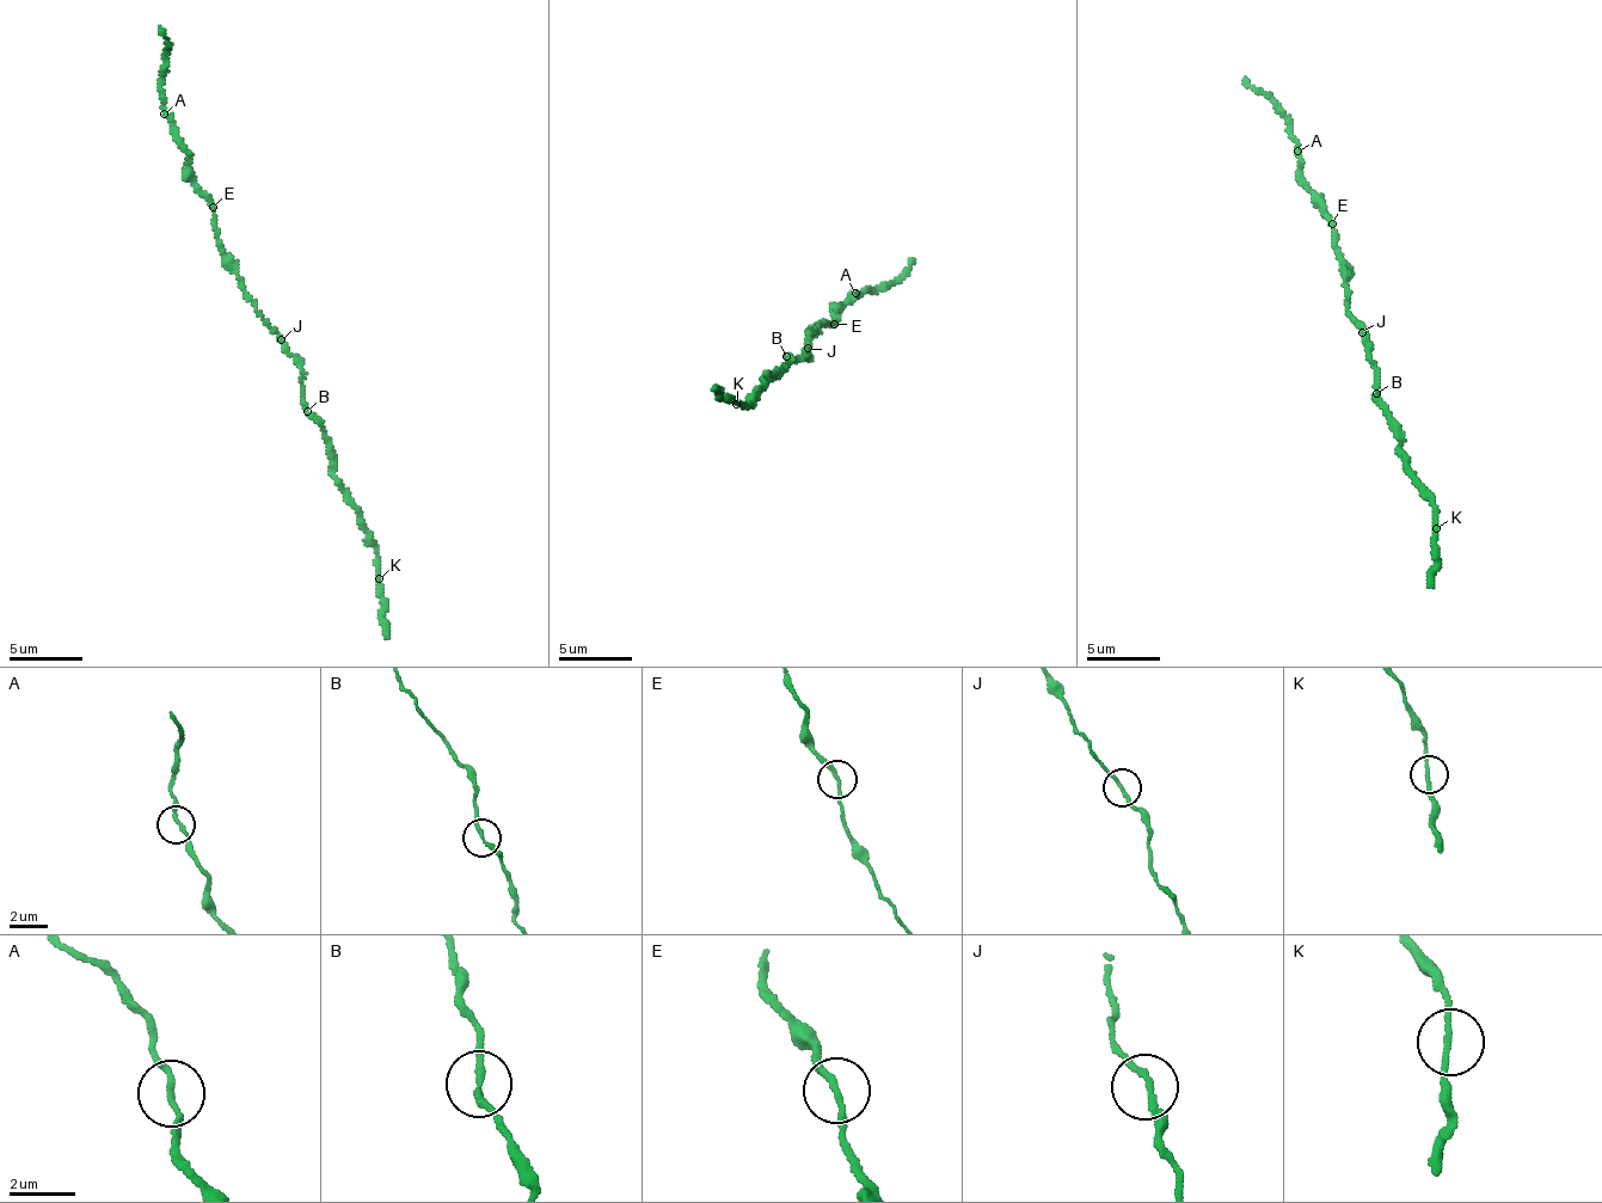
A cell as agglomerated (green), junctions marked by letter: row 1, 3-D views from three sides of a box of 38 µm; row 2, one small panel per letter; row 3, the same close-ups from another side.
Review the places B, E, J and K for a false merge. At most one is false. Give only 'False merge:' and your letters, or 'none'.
False merge: none

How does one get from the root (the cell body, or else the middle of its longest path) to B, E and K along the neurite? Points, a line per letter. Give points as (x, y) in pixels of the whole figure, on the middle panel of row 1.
B: (808, 344), (808, 355), (786, 356)
E: (808, 344), (810, 331), (814, 333), (810, 330), (821, 333), (816, 327), (834, 324)
K: (808, 344), (808, 355), (785, 356), (789, 362), (765, 374), (752, 403), (736, 404)

